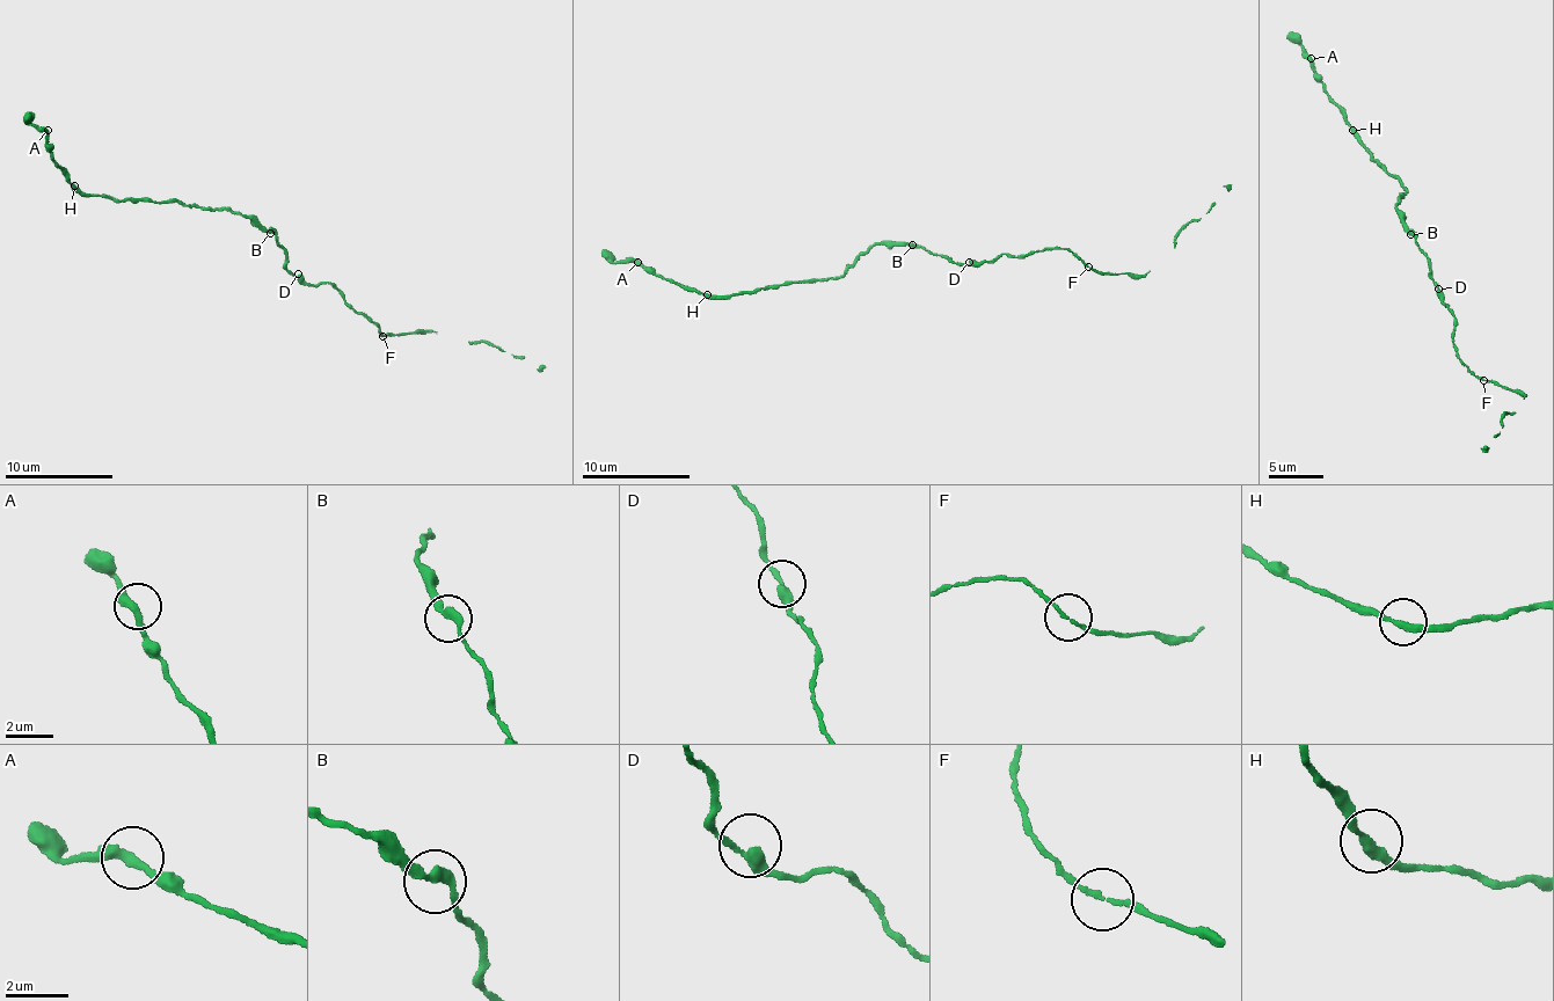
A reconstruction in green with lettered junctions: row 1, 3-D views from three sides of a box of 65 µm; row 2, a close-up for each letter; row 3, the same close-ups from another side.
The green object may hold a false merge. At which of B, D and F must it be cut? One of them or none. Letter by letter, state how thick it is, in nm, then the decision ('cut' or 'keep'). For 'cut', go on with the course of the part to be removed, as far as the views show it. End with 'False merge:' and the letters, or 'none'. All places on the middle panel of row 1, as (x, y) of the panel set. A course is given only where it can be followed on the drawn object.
B: 300 nm thick; keep
D: 320 nm thick; keep
F: 130 nm thick; keep
False merge: none

